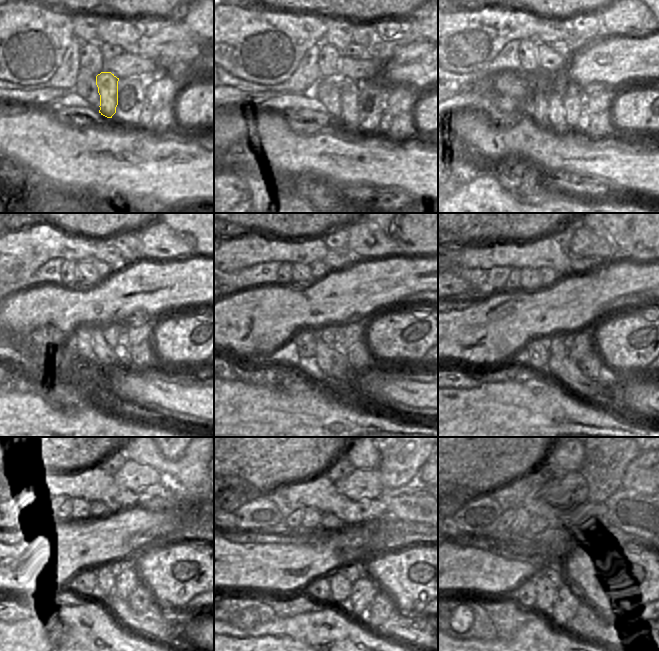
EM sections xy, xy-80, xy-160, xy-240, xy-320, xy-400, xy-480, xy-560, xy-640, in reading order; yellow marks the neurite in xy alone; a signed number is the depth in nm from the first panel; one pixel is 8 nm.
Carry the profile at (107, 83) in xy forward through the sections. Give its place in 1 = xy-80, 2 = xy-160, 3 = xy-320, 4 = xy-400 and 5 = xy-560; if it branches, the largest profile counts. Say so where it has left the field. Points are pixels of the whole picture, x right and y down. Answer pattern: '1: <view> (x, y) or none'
1: xy-80 (333, 85)
2: xy-160 (559, 86)
3: xy-320 (330, 365)
4: xy-400 (564, 373)
5: xy-560 (393, 634)

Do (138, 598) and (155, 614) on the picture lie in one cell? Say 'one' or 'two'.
two

